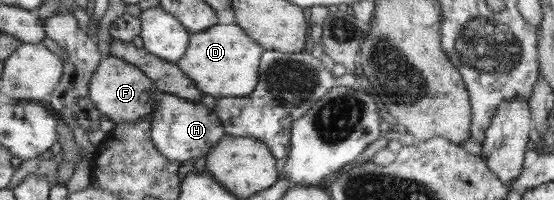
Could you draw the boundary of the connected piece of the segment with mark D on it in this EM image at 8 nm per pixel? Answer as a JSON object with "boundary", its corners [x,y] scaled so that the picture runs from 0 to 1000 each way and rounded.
{"boundary":[[[426,110],[394,120],[366,160],[347,165],[339,255],[321,325],[370,475],[392,500],[410,485],[435,495],[460,460],[469,395],[469,310],[477,260],[478,240],[457,200],[435,125]]]}

